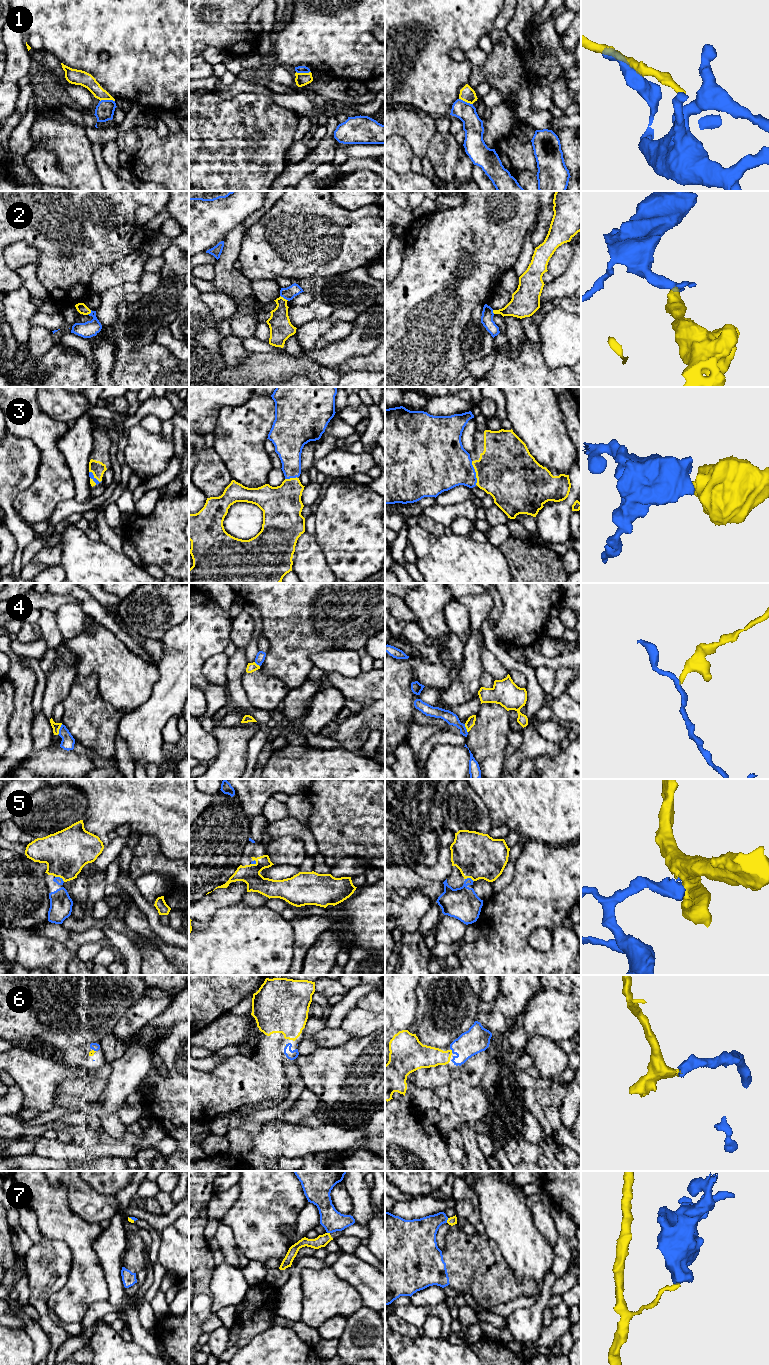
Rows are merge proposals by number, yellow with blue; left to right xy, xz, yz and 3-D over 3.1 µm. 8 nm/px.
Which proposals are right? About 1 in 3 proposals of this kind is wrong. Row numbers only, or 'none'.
3, 5, 6

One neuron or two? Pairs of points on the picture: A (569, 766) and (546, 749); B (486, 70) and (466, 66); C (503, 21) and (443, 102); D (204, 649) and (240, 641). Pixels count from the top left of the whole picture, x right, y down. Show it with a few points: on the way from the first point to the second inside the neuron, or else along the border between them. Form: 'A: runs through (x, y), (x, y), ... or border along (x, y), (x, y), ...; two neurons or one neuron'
A: border along (562, 749), (557, 754), (537, 756), (532, 759); two neurons
B: border along (472, 66), (467, 83); two neurons
C: border along (501, 10), (493, 28); two neurons
D: border along (232, 619), (230, 641); two neurons

